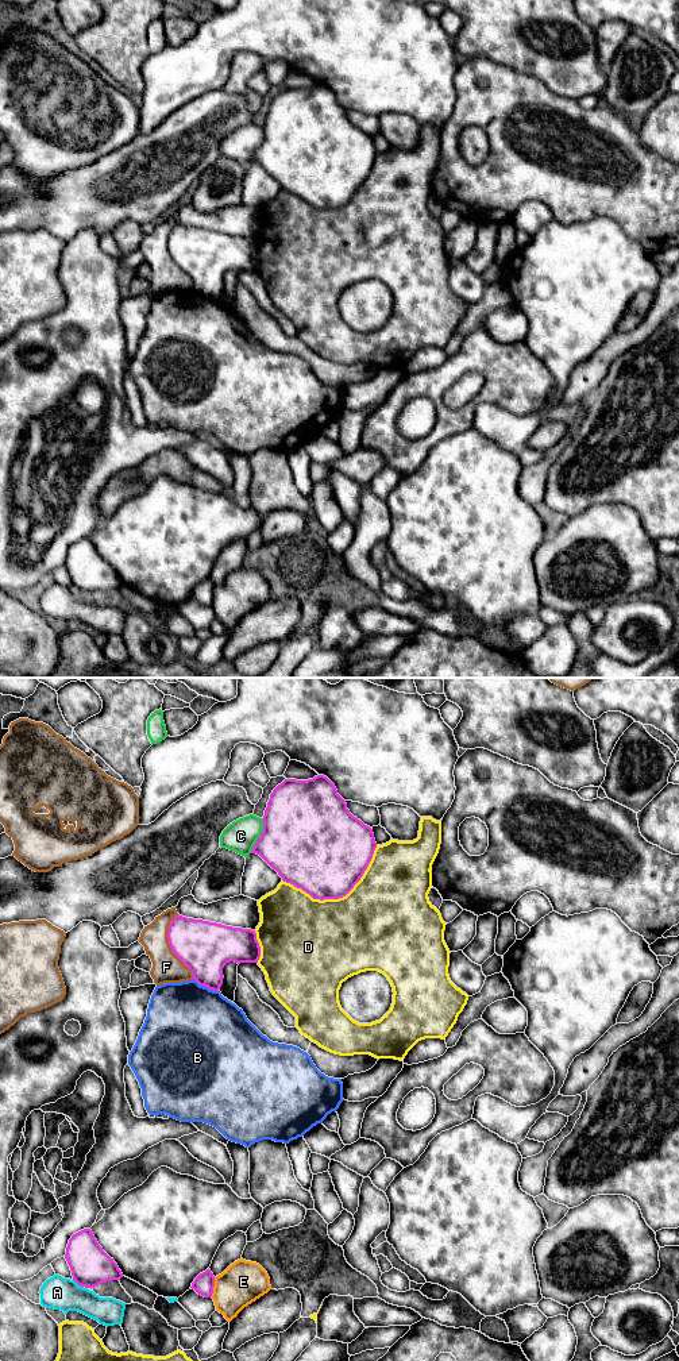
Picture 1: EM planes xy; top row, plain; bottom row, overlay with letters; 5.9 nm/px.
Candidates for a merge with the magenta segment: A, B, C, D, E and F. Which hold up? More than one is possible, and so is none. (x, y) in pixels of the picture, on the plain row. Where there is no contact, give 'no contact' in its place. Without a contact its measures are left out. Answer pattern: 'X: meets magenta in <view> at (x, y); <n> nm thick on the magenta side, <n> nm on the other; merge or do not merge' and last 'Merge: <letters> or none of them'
A: meets magenta in xy at (78, 593); 240 nm thick on the magenta side, 200 nm on the other; do not merge
B: meets magenta in xy at (205, 295); 320 nm thick on the magenta side, 480 nm on the other; do not merge
C: meets magenta in xy at (261, 145); 480 nm thick on the magenta side, 190 nm on the other; do not merge
D: meets magenta in xy at (338, 207); 460 nm thick on the magenta side, 480 nm on the other; do not merge
E: meets magenta in xy at (213, 594); 120 nm thick on the magenta side, 260 nm on the other; do not merge
F: meets magenta in xy at (169, 253); 320 nm thick on the magenta side, 180 nm on the other; do not merge
Merge: none of them

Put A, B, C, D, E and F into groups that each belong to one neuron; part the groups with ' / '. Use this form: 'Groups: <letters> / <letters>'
Groups: A / B / C / D / E / F

